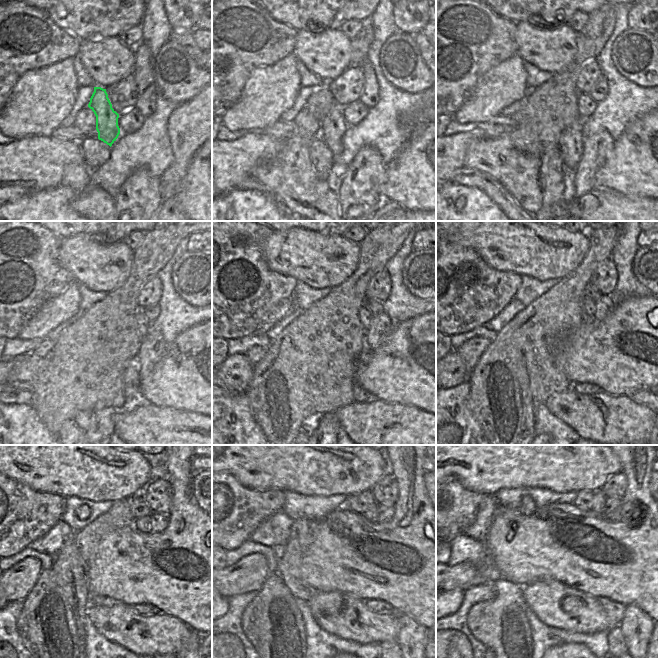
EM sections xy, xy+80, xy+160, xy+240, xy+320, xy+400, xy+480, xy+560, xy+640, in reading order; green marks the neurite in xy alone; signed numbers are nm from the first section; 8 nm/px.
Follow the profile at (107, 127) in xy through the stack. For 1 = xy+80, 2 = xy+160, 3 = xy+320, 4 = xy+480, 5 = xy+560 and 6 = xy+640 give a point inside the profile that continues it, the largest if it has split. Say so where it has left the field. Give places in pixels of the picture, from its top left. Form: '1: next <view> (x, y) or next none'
1: next xy+80 (333, 127)
2: next xy+160 (570, 143)
3: next xy+320 (360, 395)
4: next xy+480 (144, 609)
5: next xy+560 (374, 605)
6: next xy+640 (615, 611)

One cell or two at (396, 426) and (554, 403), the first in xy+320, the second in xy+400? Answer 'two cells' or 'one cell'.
one cell

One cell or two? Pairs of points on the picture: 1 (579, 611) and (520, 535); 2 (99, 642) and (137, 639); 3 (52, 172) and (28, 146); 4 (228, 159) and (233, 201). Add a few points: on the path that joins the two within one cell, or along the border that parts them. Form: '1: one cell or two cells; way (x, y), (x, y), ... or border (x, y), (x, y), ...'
1: two cells; border (532, 582), (554, 579), (577, 590)
2: two cells; border (93, 625), (103, 636), (123, 647)
3: one cell; way (46, 166), (34, 152)
4: two cells; border (237, 188), (233, 188), (222, 195)

